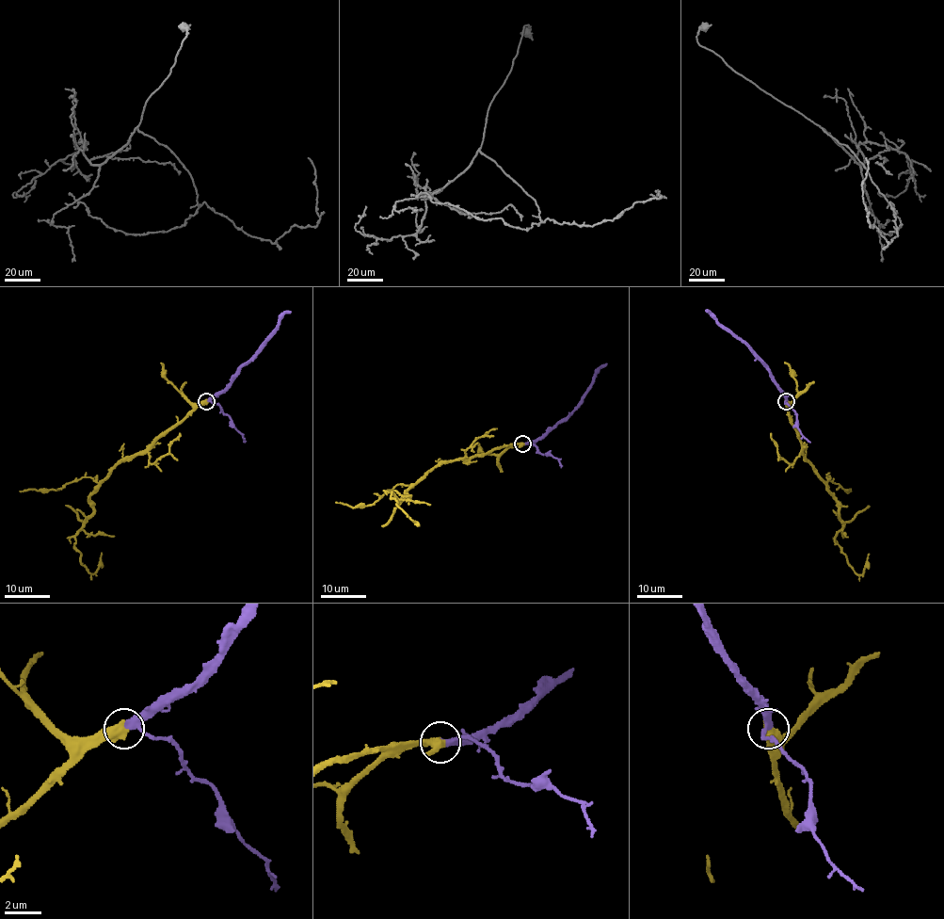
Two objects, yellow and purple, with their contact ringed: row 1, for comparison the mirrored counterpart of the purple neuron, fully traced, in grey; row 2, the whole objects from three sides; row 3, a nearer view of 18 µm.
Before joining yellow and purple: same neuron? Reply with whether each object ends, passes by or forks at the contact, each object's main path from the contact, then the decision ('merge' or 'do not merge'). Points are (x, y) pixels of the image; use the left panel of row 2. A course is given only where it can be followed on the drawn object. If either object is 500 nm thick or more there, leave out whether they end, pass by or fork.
yellow passes by; purple passes by; course yellow (206, 401), (124, 457), (89, 498), (93, 514), (74, 547), (89, 572), (102, 553); course purple (206, 401), (219, 394), (274, 332), (278, 321), (290, 311); merge

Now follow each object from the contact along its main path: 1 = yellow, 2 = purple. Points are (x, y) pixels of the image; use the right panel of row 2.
1: (786, 401), (804, 458), (836, 498), (842, 527), (835, 541), (856, 574), (863, 572), (868, 554)
2: (786, 401), (764, 362), (706, 310)

